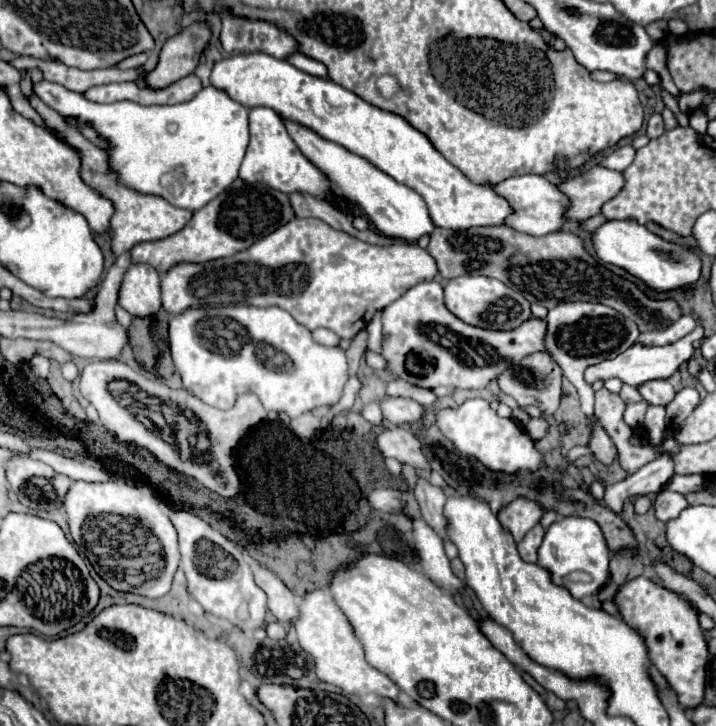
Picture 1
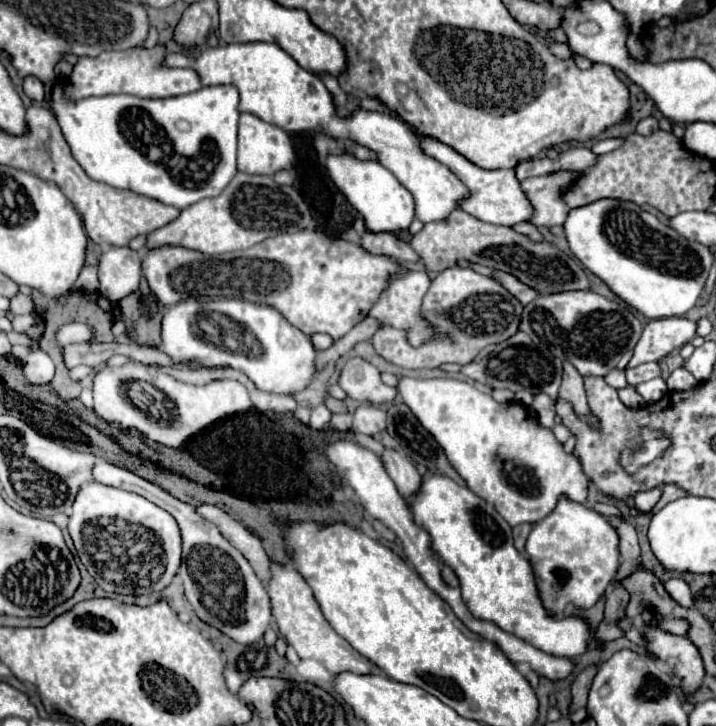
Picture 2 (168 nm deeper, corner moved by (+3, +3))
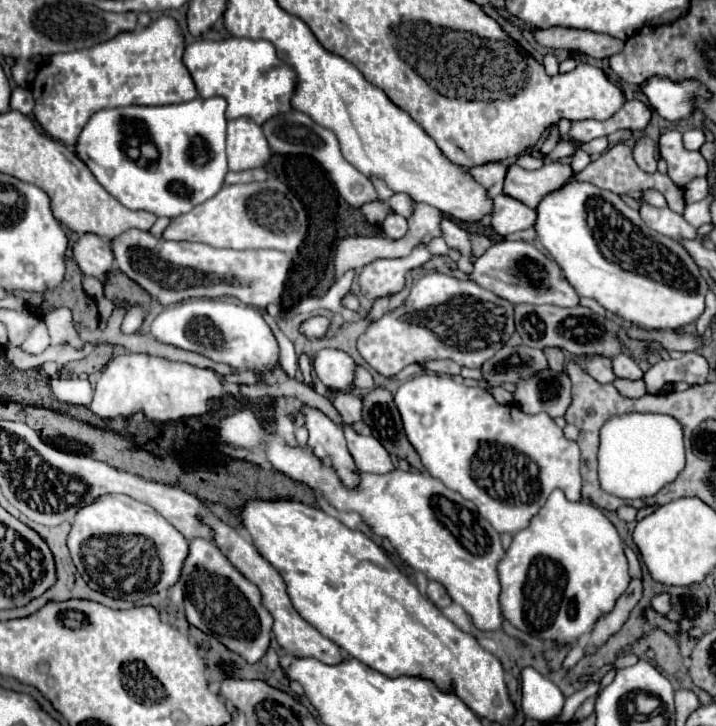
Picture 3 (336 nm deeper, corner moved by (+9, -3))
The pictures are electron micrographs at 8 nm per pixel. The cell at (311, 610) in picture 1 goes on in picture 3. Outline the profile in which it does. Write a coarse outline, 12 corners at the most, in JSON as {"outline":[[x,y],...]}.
{"outline":[[213,513],[199,521],[231,565],[259,587],[291,655],[341,663],[343,651],[291,605],[279,571],[245,529]]}

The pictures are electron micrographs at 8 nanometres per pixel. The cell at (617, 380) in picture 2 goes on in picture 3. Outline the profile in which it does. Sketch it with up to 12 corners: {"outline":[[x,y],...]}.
{"outline":[[585,359],[585,371],[599,383],[615,379],[611,359]]}

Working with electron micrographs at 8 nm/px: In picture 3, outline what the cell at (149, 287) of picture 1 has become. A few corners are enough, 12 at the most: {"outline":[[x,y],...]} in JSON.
{"outline":[[83,233],[73,243],[79,269],[105,281],[113,267],[107,237]]}

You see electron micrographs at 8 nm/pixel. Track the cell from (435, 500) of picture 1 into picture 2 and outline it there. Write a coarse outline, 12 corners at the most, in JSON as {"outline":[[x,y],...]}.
{"outline":[[385,449],[381,461],[403,497],[417,493],[421,475],[403,453]]}

